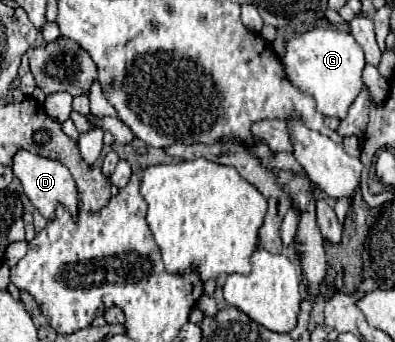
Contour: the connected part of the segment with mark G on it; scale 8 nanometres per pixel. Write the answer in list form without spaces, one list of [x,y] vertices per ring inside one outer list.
[[[311,29],[285,43],[285,57],[281,59],[287,79],[301,89],[305,95],[315,99],[315,107],[325,117],[345,119],[351,103],[359,95],[363,81],[361,73],[365,67],[365,57],[361,45],[347,31],[333,29]]]

